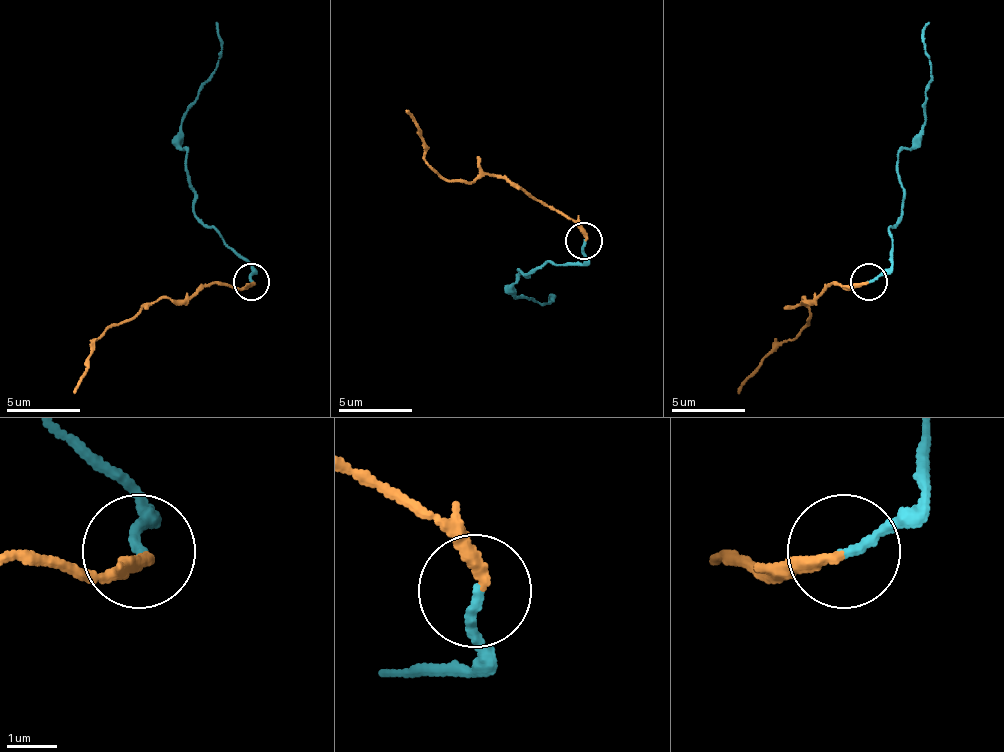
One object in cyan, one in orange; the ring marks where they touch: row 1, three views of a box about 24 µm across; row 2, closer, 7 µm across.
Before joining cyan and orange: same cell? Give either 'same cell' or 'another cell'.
another cell

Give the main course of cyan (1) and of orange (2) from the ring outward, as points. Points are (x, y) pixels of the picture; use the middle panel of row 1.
1: (584, 242), (581, 264), (548, 264), (526, 275), (518, 271), (514, 297), (548, 304), (551, 297), (548, 301)
2: (584, 242), (570, 219), (503, 179), (445, 179), (426, 153), (419, 127), (404, 109)

